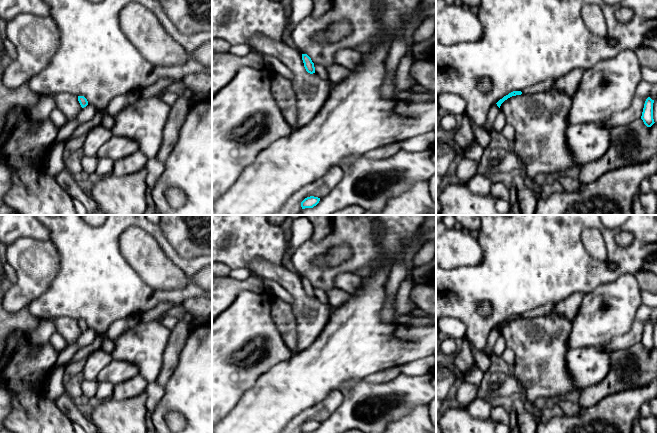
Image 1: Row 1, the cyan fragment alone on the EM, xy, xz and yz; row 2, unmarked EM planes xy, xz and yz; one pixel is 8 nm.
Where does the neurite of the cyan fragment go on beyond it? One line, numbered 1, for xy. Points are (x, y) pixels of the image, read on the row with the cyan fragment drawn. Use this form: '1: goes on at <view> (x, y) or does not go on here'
1: does not go on here

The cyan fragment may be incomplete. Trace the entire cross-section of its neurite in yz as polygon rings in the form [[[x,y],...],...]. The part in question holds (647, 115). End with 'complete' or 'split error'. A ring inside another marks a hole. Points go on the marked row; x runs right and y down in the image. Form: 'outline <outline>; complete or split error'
outline [[[648,97],[644,104],[641,119],[647,127],[651,127],[655,123],[653,119],[653,103],[654,100]]]; complete

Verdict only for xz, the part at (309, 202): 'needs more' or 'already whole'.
already whole

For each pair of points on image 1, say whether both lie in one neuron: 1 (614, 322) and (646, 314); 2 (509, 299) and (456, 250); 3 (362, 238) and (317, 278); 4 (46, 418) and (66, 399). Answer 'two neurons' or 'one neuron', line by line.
1: two neurons
2: two neurons
3: one neuron
4: two neurons

